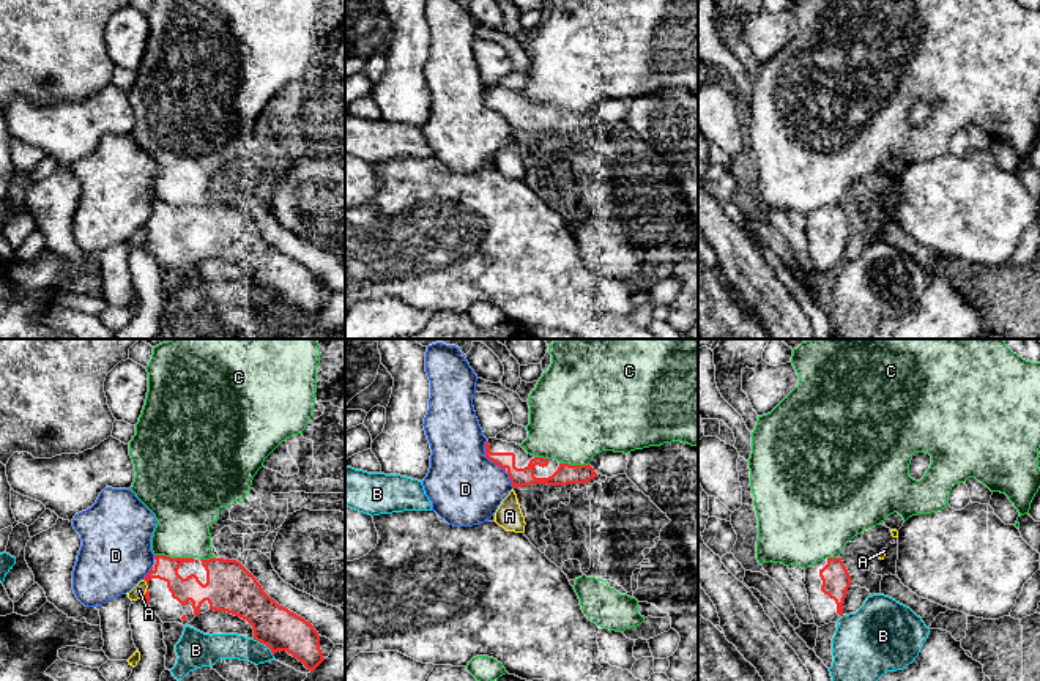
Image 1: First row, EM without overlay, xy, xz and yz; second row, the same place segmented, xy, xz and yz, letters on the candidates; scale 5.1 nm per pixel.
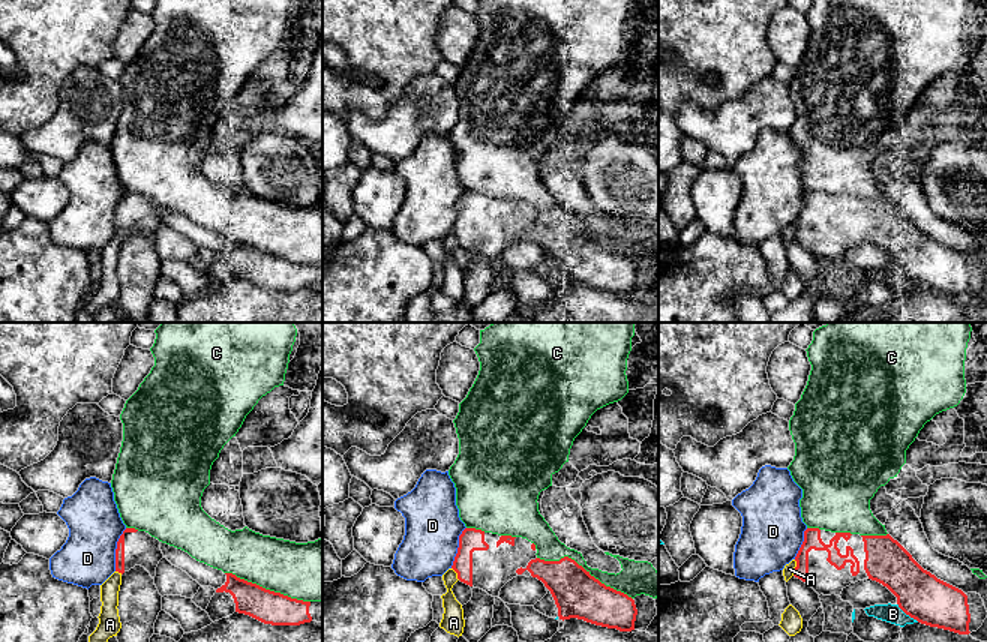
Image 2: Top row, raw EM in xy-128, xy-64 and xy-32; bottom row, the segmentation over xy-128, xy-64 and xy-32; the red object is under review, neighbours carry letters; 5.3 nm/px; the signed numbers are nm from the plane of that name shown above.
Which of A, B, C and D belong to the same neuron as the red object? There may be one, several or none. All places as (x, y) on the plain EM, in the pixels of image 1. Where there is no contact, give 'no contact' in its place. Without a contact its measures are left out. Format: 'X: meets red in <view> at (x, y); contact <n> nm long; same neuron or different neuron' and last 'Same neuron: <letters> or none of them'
A: meets red in xy at (147, 235); contact 100 nm long; different neuron
B: meets red in xy at (265, 290); contact 140 nm long; different neuron
C: meets red in xy at (174, 205); contact 200 nm long; different neuron
D: meets red in xz at (495, 111); contact 280 nm long; different neuron
Same neuron: none of them

